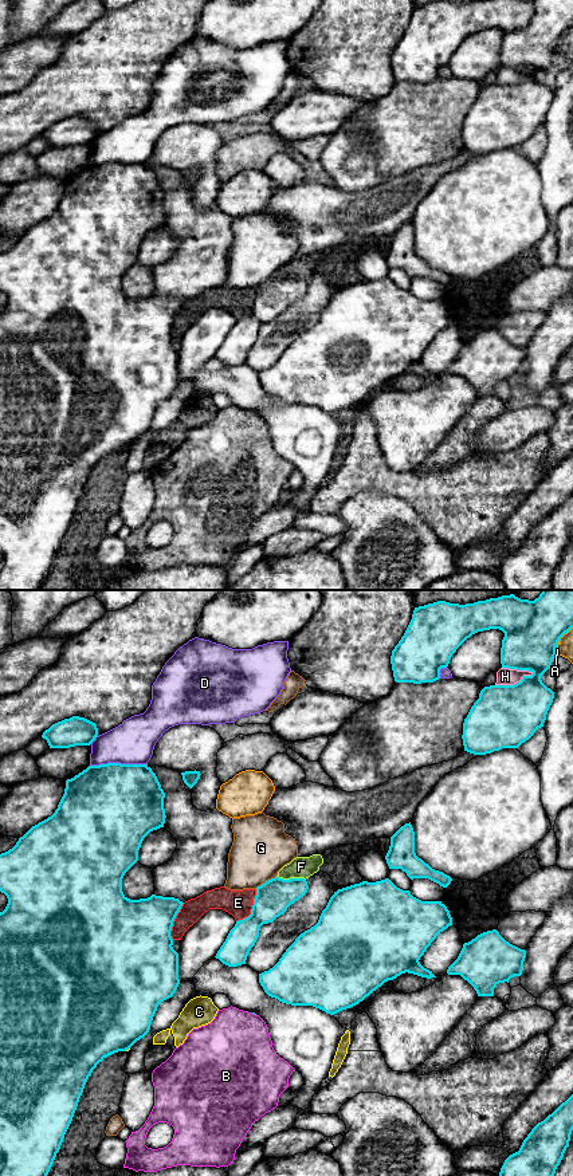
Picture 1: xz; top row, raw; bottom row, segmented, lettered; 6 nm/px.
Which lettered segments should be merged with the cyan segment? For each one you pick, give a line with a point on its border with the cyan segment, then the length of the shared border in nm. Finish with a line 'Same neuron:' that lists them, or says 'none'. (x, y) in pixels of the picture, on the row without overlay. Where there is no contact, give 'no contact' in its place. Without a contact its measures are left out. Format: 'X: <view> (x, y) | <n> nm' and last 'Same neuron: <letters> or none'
Same neuron: none

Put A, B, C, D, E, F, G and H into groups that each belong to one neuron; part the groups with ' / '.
A / B / C E / D / F / G / H

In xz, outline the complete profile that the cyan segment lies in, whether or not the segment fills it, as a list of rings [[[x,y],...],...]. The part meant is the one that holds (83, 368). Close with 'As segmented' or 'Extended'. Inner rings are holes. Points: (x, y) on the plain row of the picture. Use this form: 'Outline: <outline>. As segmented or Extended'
Outline: [[[148,164],[89,165],[66,180],[64,193],[55,212],[32,225],[12,248],[0,253],[0,291],[8,298],[5,308],[0,311],[0,590],[39,590],[60,548],[93,469],[106,456],[126,451],[144,437],[150,429],[158,404],[172,397],[180,384],[178,353],[172,346],[170,330],[184,302],[156,294],[130,299],[122,291],[122,278],[138,260],[144,237],[150,231],[164,227],[166,217],[164,197],[165,192]]]. As segmented

